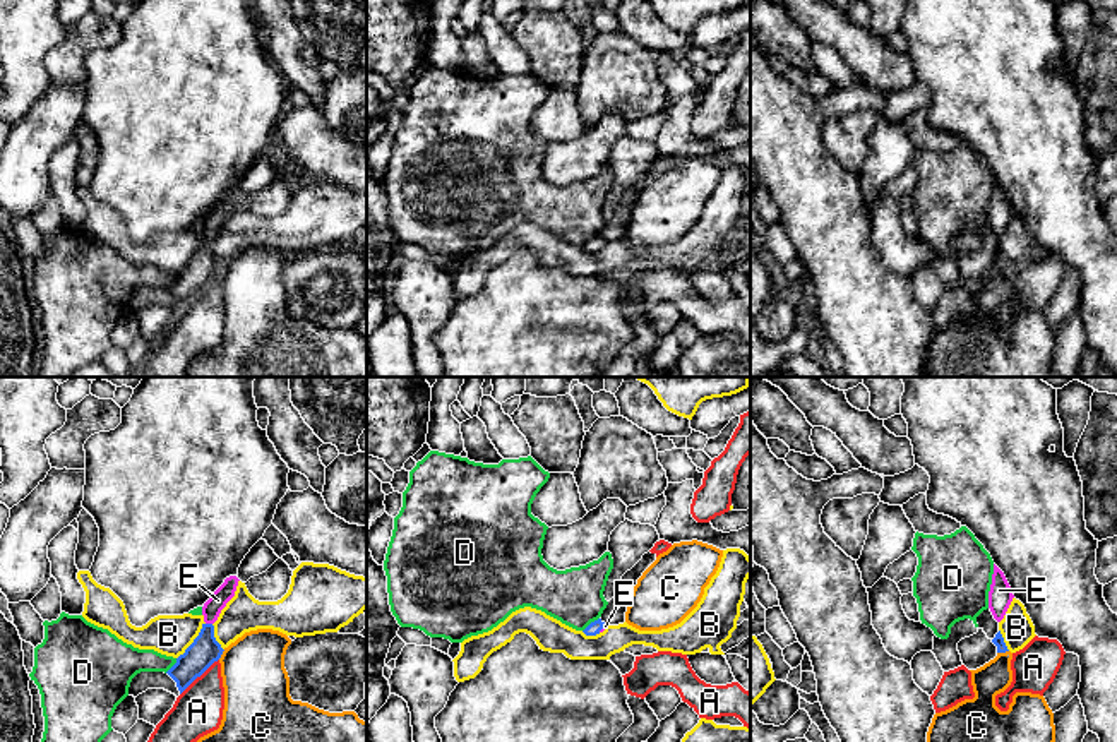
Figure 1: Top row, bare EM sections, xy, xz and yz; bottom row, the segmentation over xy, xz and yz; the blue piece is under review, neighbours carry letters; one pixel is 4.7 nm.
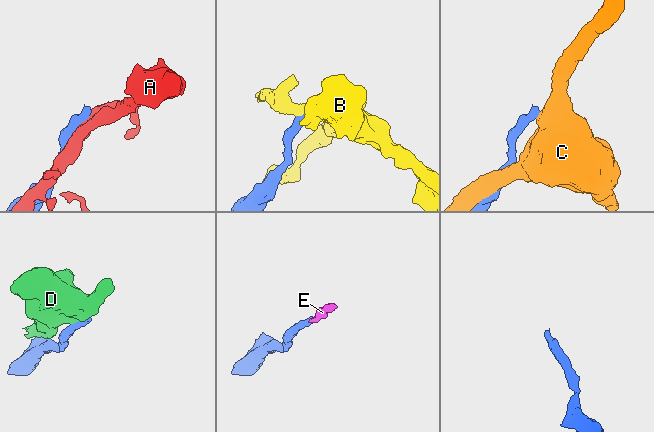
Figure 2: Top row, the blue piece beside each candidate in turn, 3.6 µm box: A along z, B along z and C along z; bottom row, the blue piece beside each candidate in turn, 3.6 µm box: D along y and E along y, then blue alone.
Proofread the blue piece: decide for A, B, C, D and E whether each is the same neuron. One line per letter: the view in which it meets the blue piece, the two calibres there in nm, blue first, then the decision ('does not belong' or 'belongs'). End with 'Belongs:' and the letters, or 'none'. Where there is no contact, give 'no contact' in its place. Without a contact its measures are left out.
A: meets blue in xy; 140 nm thick on the blue side, 220 nm on the other; does not belong
B: meets blue in xy; 140 nm thick on the blue side, 190 nm on the other; does not belong
C: meets blue in yz; 50 nm thick on the blue side, 160 nm on the other; does not belong
D: meets blue in xz; 60 nm thick on the blue side, 260 nm on the other; does not belong
E: meets blue in xy; 140 nm thick on the blue side, 90 nm on the other; belongs
Belongs: E

